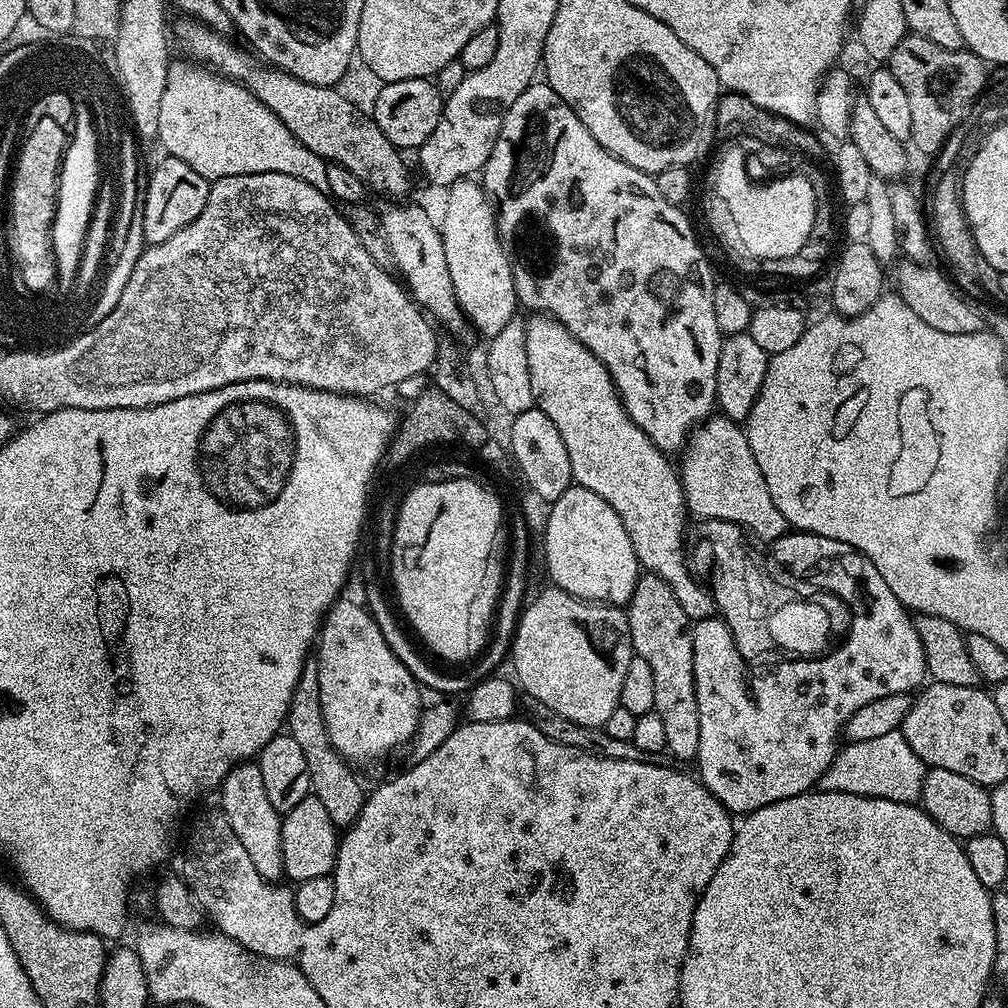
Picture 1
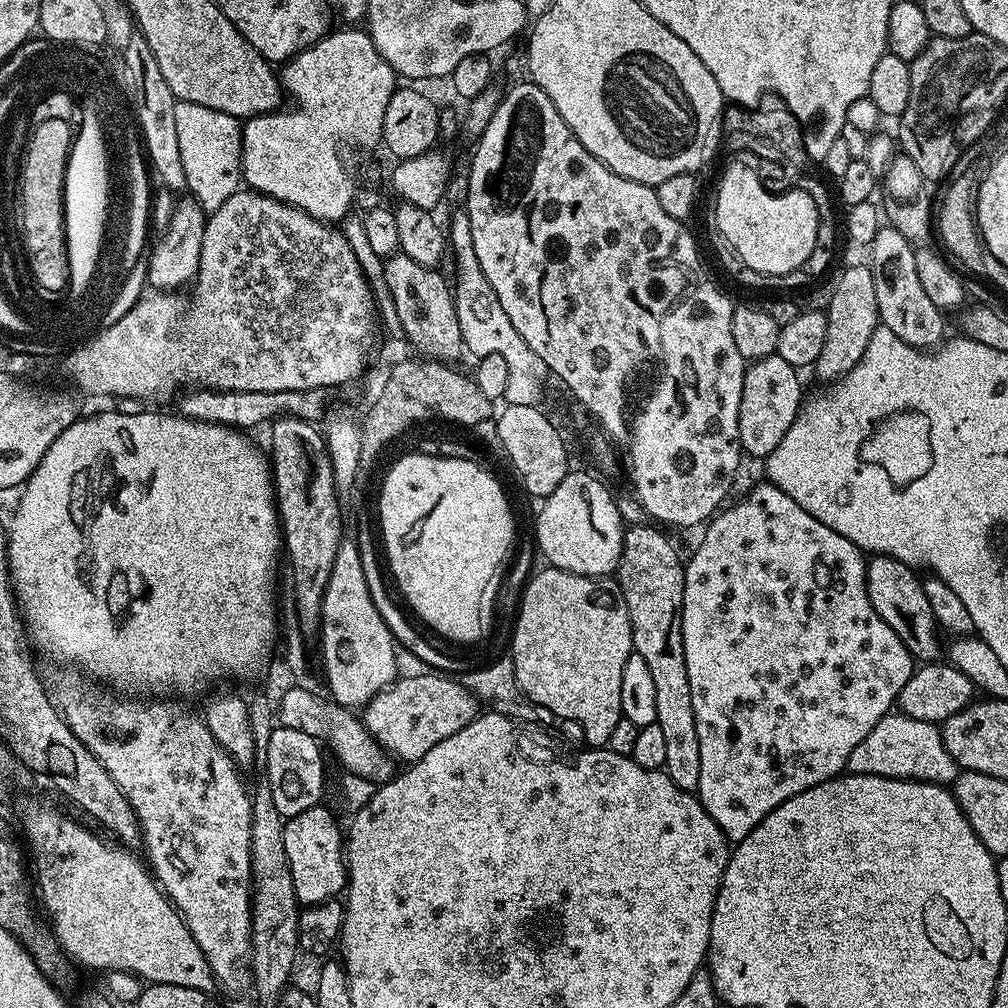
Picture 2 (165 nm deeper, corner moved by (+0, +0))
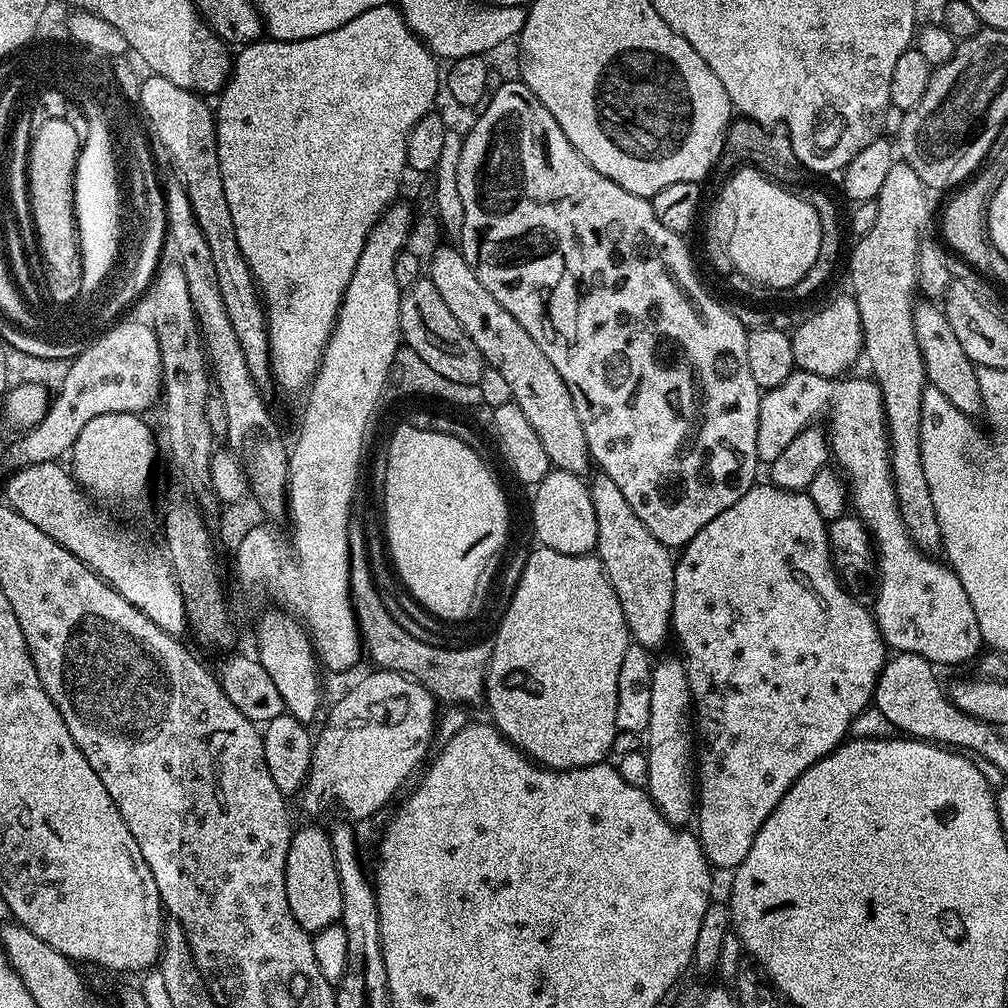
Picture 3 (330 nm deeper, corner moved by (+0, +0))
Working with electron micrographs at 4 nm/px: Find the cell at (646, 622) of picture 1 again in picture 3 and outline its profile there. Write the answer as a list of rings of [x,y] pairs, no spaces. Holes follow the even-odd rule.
[[[597,471],[588,484],[590,502],[594,502],[594,518],[598,522],[595,555],[600,557],[604,573],[622,602],[622,614],[628,623],[631,639],[646,649],[657,650],[670,640],[672,607],[674,606],[674,574],[676,560],[673,553],[630,510],[630,502],[614,486],[614,478]]]

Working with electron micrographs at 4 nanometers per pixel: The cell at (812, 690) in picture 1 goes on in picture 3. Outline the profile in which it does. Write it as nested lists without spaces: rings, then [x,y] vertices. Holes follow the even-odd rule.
[[[757,482],[753,484],[750,490],[746,490],[746,494],[742,494],[742,498],[738,498],[738,502],[734,502],[734,506],[730,506],[726,510],[722,510],[722,514],[718,514],[718,518],[714,518],[710,522],[706,522],[706,526],[702,530],[698,530],[698,534],[693,540],[684,545],[676,560],[676,573],[674,574],[674,606],[672,607],[672,626],[671,631],[680,639],[680,644],[684,647],[682,659],[684,668],[688,671],[688,688],[692,691],[692,702],[694,705],[694,732],[698,737],[698,824],[700,820],[700,829],[698,835],[700,837],[700,845],[704,851],[705,858],[708,859],[709,865],[713,869],[728,868],[727,870],[735,870],[737,866],[746,858],[746,854],[750,854],[750,846],[752,839],[758,834],[758,830],[762,826],[762,822],[766,822],[766,818],[778,806],[778,802],[786,794],[786,790],[790,790],[790,786],[794,786],[796,779],[806,771],[810,766],[814,766],[814,762],[818,762],[822,758],[826,758],[838,747],[844,743],[846,737],[852,731],[852,723],[864,708],[869,707],[873,703],[876,695],[876,683],[884,670],[884,663],[888,659],[890,652],[886,647],[880,628],[876,624],[876,617],[871,611],[868,612],[851,596],[849,589],[841,584],[839,576],[832,562],[832,550],[828,543],[828,524],[824,516],[818,510],[818,506],[814,506],[814,502],[808,497],[807,491],[791,492],[785,488],[777,488],[771,482]]]

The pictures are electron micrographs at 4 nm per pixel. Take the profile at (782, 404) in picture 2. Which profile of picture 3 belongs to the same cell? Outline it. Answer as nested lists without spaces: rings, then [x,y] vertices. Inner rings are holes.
[[[794,370],[786,377],[781,384],[776,384],[773,388],[767,389],[760,397],[760,405],[758,406],[758,454],[760,460],[770,462],[774,458],[778,458],[778,454],[782,454],[782,450],[786,450],[786,446],[790,446],[790,442],[794,442],[794,438],[798,438],[798,434],[803,428],[809,427],[813,423],[812,420],[819,412],[824,412],[828,408],[828,404],[832,404],[832,432],[830,428],[830,452],[840,463],[839,471],[852,479],[852,488],[850,484],[850,504],[854,507],[855,515],[859,516],[860,521],[868,529],[873,541],[875,551],[878,553],[878,580],[880,576],[880,585],[876,588],[876,608],[874,607],[874,615],[876,617],[876,624],[880,628],[880,633],[884,639],[885,645],[889,649],[896,652],[909,652],[910,654],[918,654],[922,658],[926,658],[933,666],[941,666],[940,664],[964,664],[967,660],[975,661],[981,655],[982,649],[985,647],[984,639],[982,638],[982,630],[978,630],[978,617],[974,614],[974,606],[970,606],[970,597],[966,594],[966,586],[962,586],[962,582],[958,582],[958,574],[954,574],[954,570],[949,568],[947,563],[940,564],[929,553],[923,552],[910,538],[910,534],[906,528],[906,522],[900,513],[900,507],[896,501],[896,491],[894,490],[894,482],[892,481],[892,458],[890,455],[890,445],[888,442],[888,422],[884,418],[884,395],[880,392],[880,385],[876,383],[875,379],[867,378],[868,380],[848,380],[843,381],[844,389],[839,392],[835,388],[833,381],[826,376],[819,376],[818,374],[810,374],[809,372],[802,372]]]

